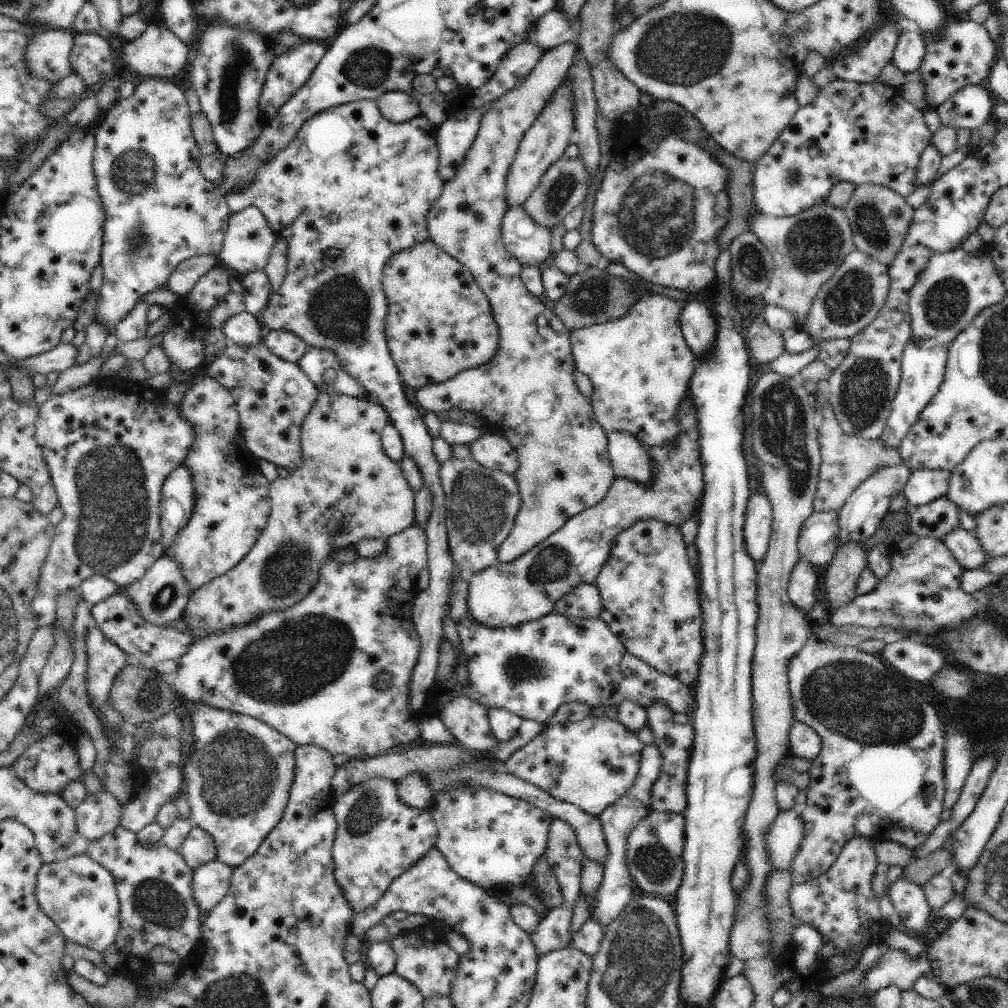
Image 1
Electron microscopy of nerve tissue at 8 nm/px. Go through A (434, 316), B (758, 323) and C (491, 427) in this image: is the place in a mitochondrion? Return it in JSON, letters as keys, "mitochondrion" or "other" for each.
{"A":"other","B":"other","C":"other"}

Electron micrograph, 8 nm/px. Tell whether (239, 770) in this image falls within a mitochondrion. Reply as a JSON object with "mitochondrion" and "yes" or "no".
{"mitochondrion":"yes"}

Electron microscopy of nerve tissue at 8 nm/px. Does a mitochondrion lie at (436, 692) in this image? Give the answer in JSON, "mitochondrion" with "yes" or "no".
{"mitochondrion":"no"}

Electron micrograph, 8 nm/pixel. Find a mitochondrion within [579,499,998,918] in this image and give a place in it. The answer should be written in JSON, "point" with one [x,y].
{"point":[848,698]}

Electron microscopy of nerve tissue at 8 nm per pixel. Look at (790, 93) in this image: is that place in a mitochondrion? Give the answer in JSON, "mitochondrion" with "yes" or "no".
{"mitochondrion":"no"}

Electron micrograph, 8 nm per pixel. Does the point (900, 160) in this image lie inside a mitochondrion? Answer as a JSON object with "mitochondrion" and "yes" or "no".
{"mitochondrion":"no"}

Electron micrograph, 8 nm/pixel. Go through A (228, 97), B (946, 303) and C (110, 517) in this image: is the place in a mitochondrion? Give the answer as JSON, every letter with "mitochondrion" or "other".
{"A":"mitochondrion","B":"mitochondrion","C":"mitochondrion"}

